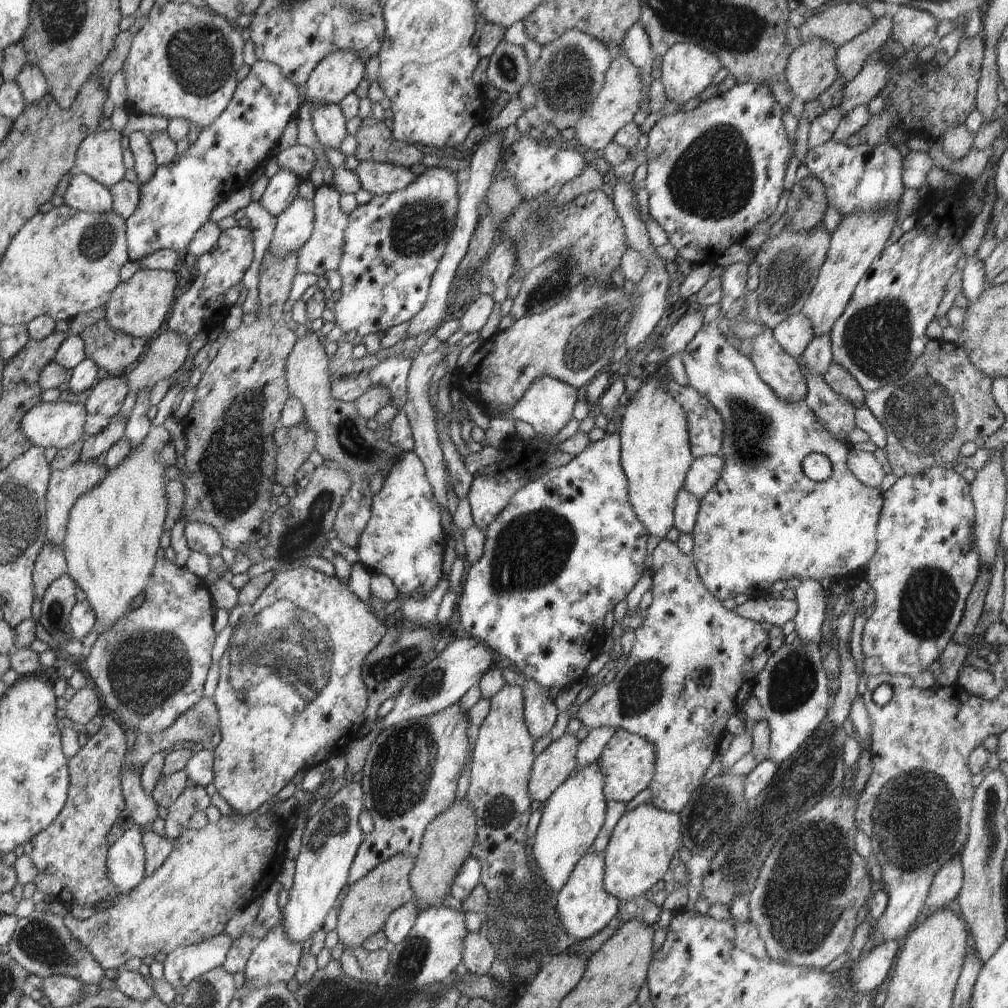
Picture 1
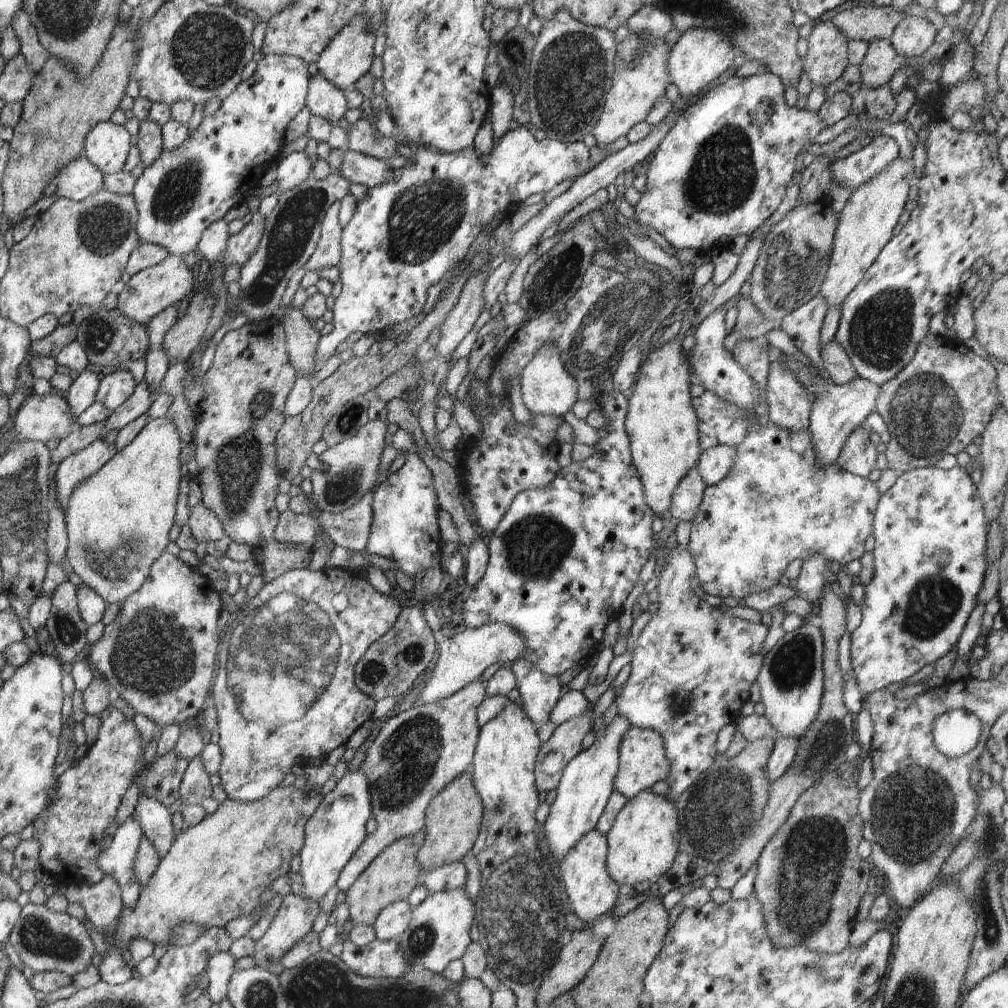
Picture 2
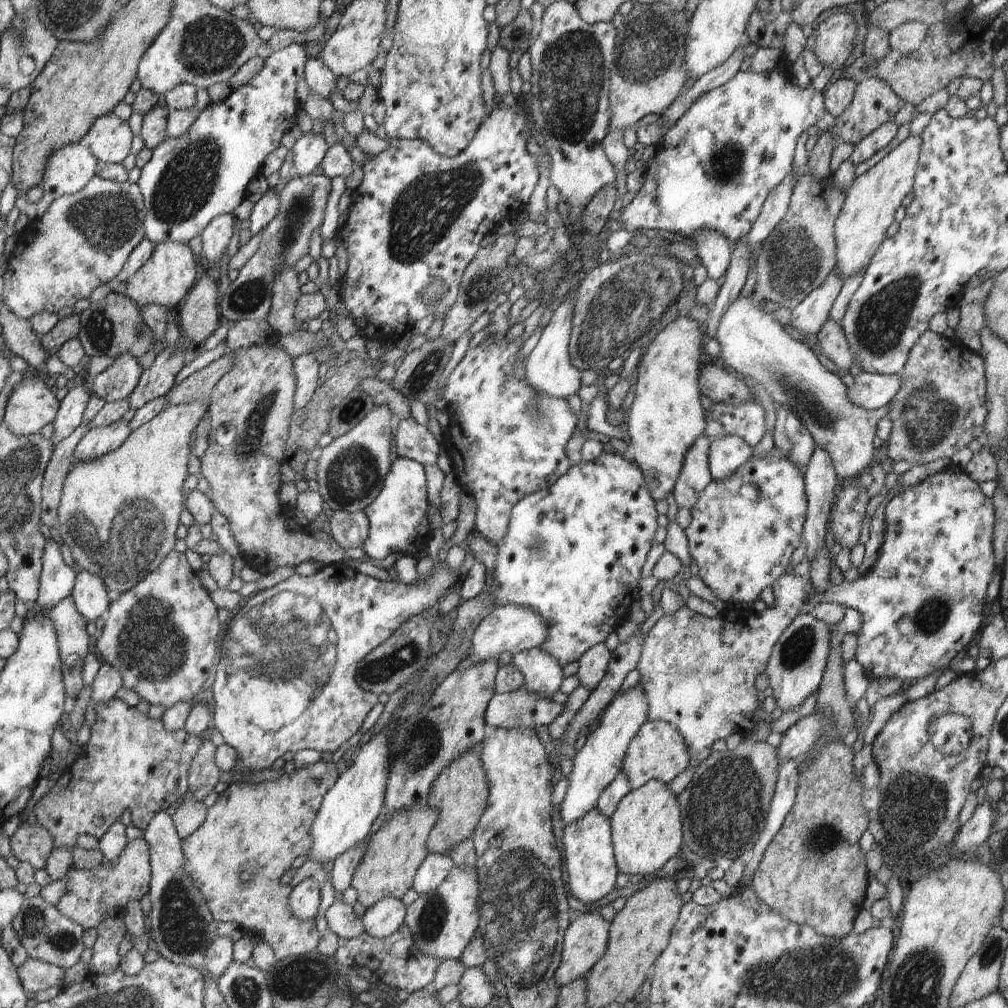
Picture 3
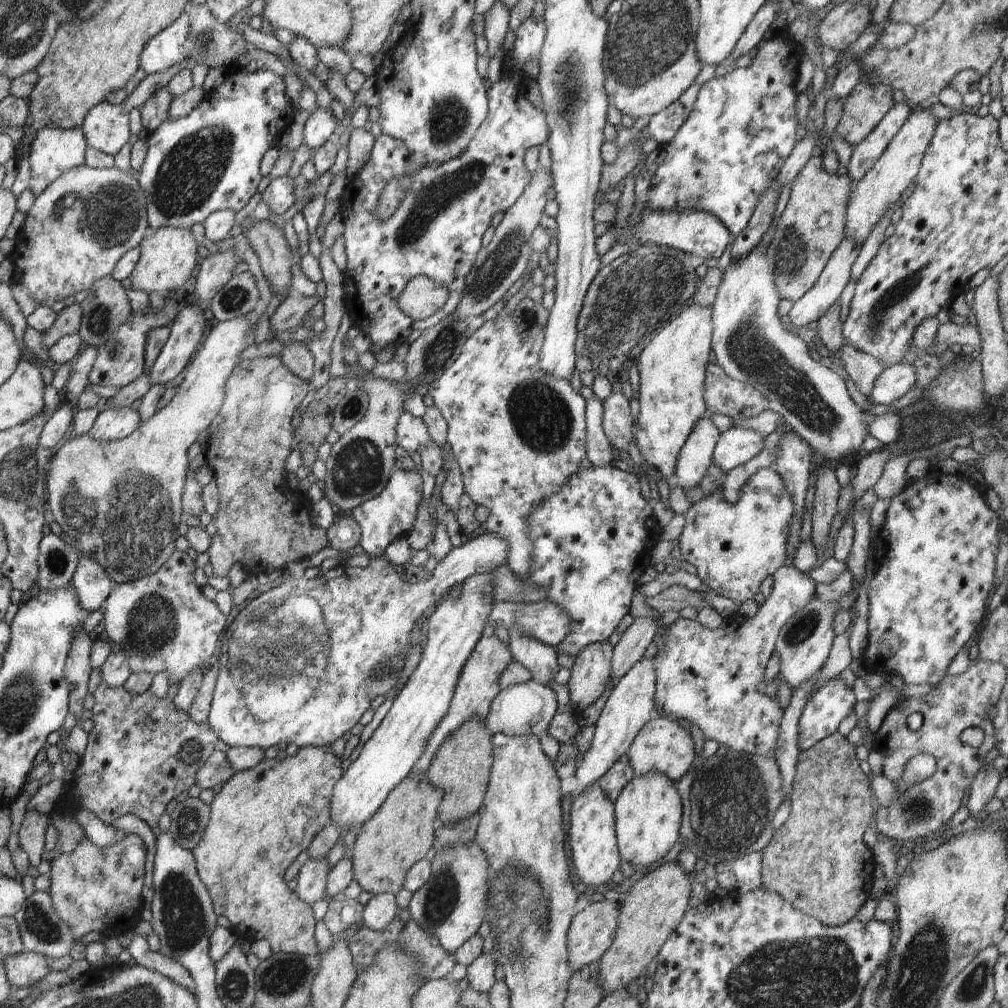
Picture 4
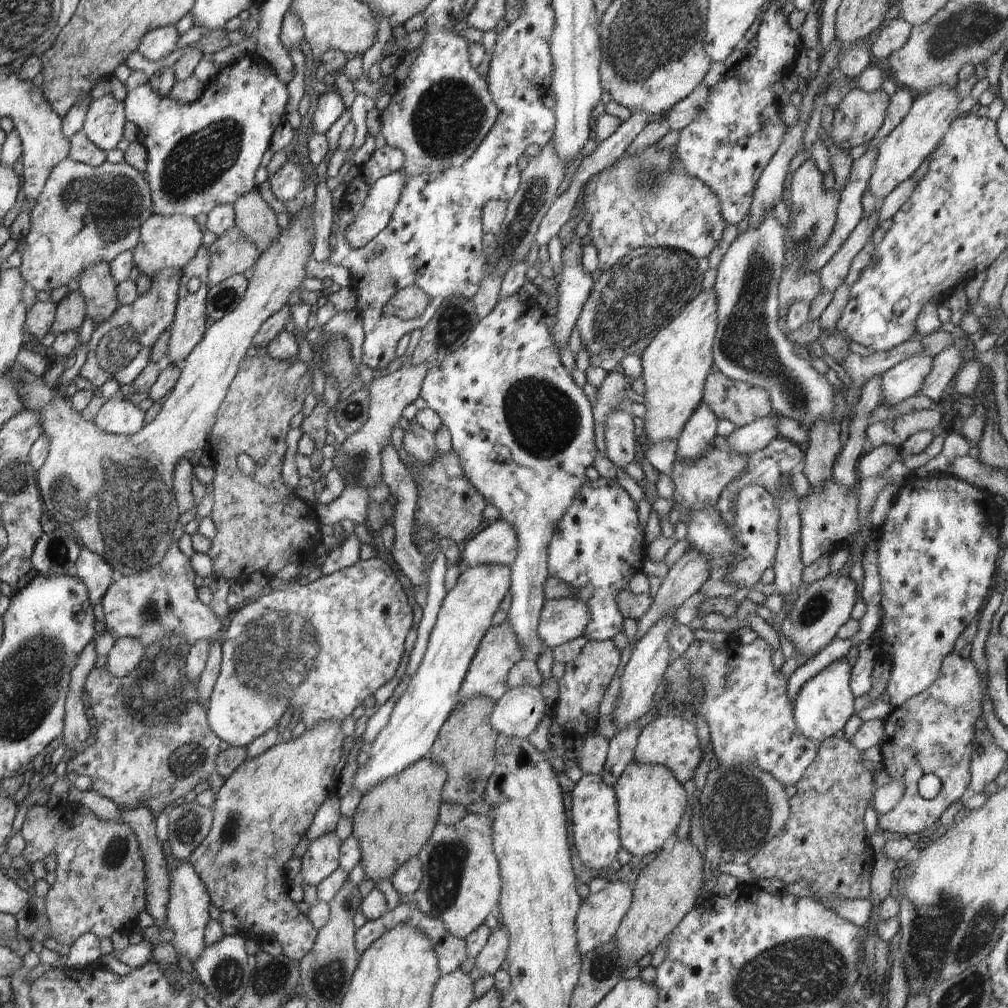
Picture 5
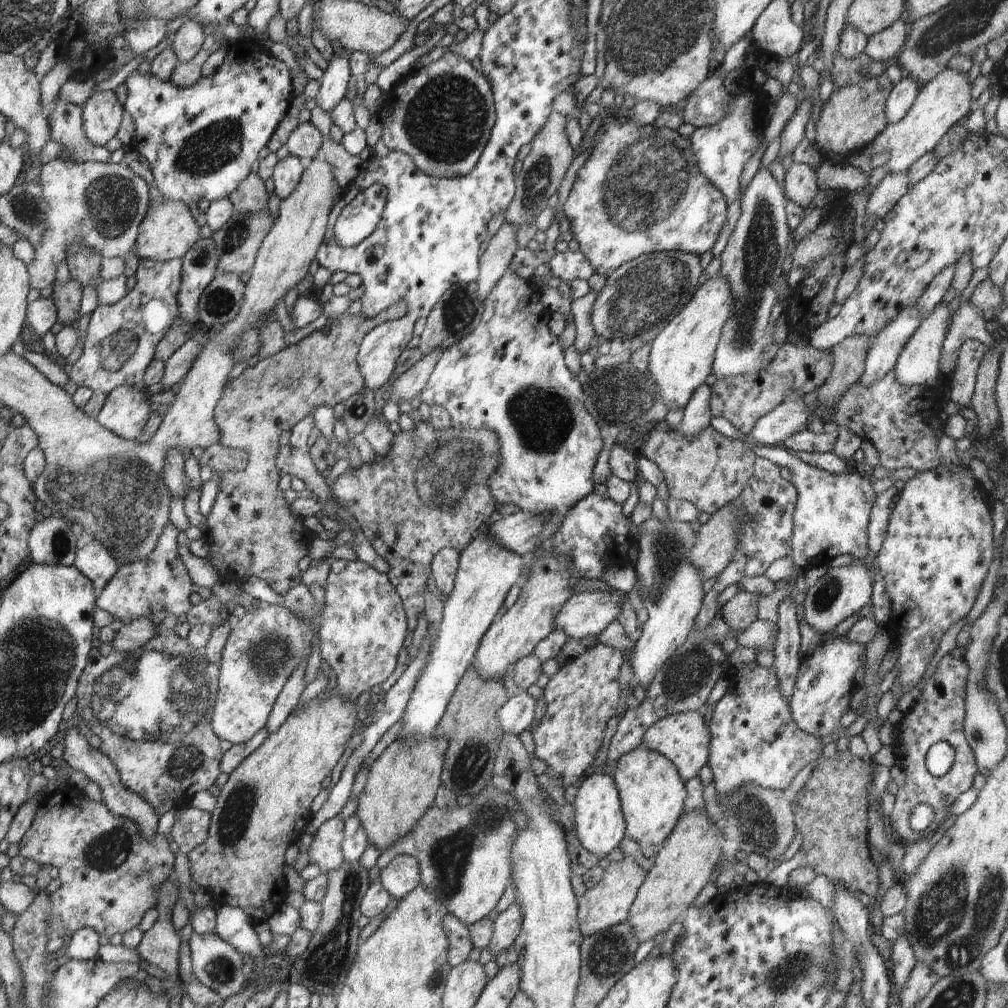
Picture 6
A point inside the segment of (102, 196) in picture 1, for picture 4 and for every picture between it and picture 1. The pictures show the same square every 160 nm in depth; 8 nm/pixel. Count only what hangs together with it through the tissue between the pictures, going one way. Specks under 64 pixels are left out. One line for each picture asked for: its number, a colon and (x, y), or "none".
2: (76, 181)
3: (68, 168)
4: (53, 151)

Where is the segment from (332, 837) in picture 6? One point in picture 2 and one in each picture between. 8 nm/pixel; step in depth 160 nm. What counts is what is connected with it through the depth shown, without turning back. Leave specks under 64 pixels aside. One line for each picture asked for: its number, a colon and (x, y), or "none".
2: (294, 920)
3: (304, 901)
4: (312, 878)
5: (322, 857)

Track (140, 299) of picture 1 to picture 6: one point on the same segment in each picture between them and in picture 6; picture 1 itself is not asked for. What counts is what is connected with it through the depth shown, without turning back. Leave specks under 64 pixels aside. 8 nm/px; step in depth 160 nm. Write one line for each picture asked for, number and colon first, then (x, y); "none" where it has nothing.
2: (148, 292)
3: (170, 272)
4: (167, 257)
5: (165, 242)
6: (168, 231)

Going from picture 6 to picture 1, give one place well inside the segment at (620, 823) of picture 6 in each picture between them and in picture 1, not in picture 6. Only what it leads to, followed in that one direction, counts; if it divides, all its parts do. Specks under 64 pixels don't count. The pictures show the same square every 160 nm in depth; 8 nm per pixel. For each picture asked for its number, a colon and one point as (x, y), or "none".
1: (585, 908)
2: (591, 893)
3: (590, 860)
4: (592, 838)
5: (596, 823)

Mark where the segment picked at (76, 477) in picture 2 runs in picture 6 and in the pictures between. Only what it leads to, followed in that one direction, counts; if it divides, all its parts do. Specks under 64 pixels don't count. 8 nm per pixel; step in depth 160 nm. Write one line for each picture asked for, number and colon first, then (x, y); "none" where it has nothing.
3: (98, 441)
4: (111, 424)
5: (117, 416)
6: (126, 410)

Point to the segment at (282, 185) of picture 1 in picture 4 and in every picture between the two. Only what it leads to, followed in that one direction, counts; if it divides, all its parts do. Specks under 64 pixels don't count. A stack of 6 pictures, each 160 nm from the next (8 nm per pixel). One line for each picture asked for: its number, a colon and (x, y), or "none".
2: (295, 168)
3: (308, 151)
4: (320, 125)

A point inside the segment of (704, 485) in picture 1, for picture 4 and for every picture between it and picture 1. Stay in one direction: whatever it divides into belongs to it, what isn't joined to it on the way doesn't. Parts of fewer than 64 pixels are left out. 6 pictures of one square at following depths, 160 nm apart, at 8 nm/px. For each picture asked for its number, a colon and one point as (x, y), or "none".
2: (714, 464)
3: (727, 453)
4: (736, 446)

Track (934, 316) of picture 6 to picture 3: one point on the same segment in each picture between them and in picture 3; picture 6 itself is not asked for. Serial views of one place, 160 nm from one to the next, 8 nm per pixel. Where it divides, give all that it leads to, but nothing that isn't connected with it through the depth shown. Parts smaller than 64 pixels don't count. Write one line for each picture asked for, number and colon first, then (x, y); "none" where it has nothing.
3: (869, 390)
4: (895, 381)
5: (899, 383)

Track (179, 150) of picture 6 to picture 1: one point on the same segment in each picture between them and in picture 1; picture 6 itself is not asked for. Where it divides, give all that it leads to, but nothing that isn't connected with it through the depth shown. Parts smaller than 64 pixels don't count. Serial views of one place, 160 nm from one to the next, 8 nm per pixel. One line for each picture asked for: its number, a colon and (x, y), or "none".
1: (179, 198)
2: (186, 190)
3: (189, 180)
4: (208, 161)
5: (206, 154)

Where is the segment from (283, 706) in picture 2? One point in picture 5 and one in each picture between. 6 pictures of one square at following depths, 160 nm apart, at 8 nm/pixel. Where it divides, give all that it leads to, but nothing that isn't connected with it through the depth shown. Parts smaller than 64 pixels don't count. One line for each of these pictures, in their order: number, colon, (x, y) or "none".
3: (285, 680)
4: (298, 658)
5: (323, 648)

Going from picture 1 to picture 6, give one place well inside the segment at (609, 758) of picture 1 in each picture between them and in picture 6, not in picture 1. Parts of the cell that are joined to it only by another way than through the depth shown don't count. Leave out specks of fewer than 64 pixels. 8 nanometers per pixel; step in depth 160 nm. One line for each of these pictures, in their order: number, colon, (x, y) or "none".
2: (642, 762)
3: (658, 751)
4: (662, 745)
5: (671, 741)
6: (684, 738)

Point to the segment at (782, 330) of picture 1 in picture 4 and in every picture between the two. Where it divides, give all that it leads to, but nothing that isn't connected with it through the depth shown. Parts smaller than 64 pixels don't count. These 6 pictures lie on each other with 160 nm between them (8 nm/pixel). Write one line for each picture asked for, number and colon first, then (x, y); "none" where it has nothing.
2: (803, 326)
3: (809, 315)
4: (834, 277)

